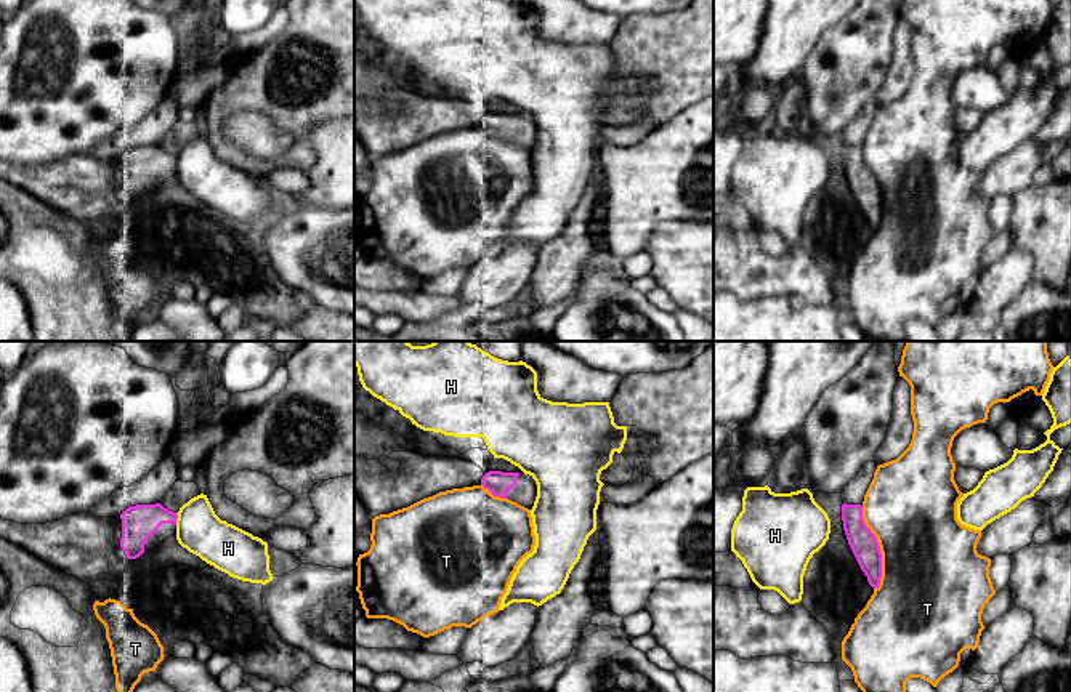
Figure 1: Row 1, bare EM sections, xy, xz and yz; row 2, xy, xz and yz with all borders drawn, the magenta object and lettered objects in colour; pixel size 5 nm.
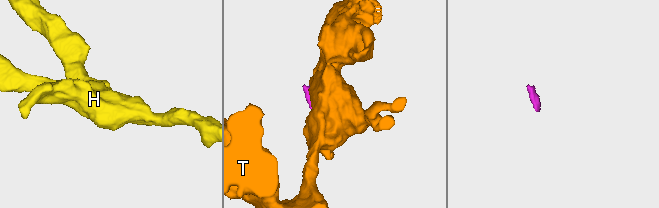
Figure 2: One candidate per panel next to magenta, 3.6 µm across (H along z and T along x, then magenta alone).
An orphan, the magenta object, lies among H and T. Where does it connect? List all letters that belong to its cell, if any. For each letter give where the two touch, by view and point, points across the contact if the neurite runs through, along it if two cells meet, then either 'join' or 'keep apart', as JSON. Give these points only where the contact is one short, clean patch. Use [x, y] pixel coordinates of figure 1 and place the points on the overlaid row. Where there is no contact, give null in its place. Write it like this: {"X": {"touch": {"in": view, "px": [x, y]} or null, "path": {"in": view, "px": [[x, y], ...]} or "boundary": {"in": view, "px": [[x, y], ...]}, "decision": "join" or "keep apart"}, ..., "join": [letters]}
{"H": {"touch": {"in": "xy", "px": [177, 518]}, "boundary": {"in": "xy", "px": [[175, 513], [177, 524]]}, "decision": "keep apart"}, "T": {"touch": {"in": "yz", "px": [879, 548]}, "decision": "keep apart"}, "join": []}

